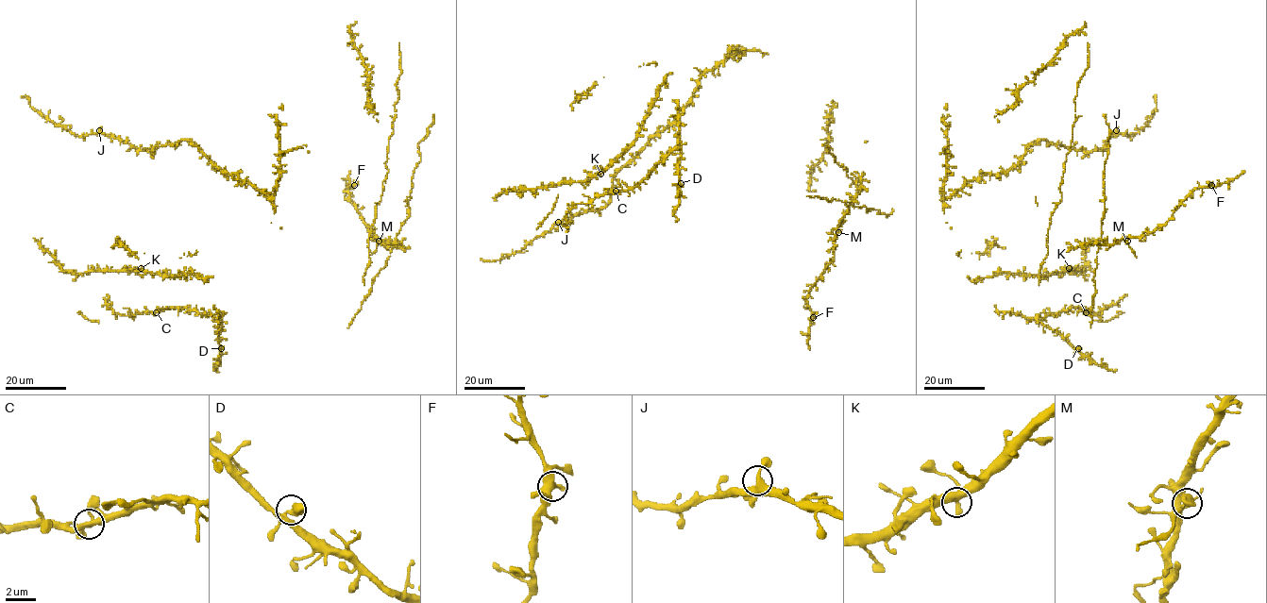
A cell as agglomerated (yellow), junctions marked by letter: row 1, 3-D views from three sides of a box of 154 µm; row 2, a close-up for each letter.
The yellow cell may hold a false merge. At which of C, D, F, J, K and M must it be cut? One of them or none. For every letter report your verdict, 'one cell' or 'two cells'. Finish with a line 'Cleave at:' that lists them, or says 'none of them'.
C: one cell
D: one cell
F: one cell
J: one cell
K: one cell
M: two cells
Cleave at: M

